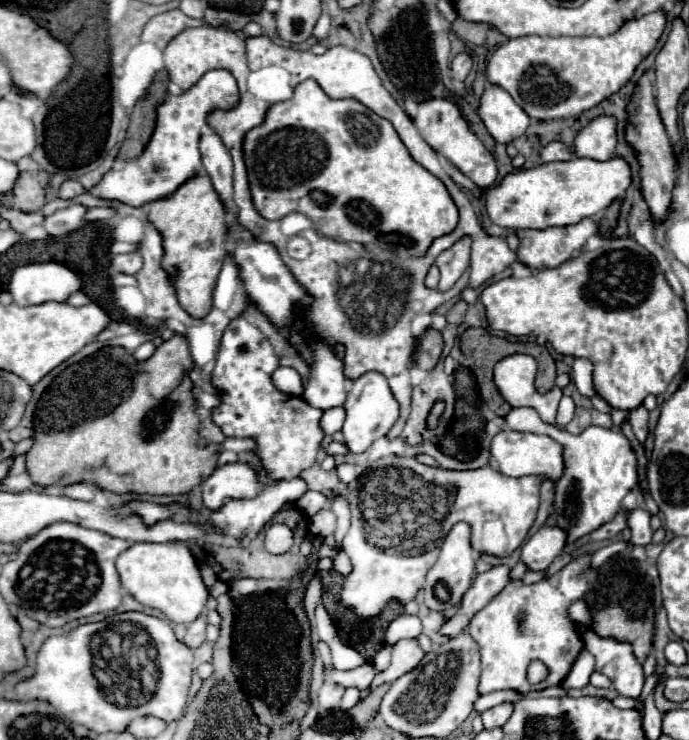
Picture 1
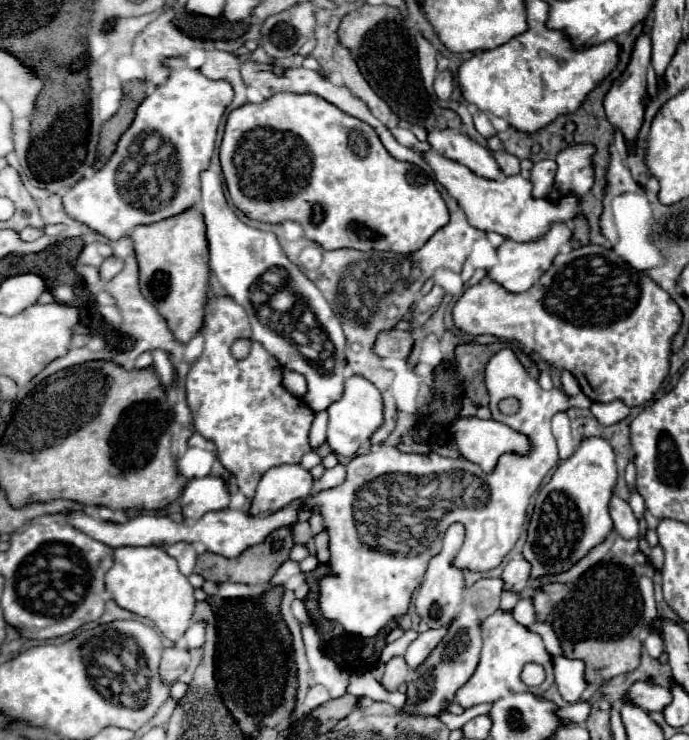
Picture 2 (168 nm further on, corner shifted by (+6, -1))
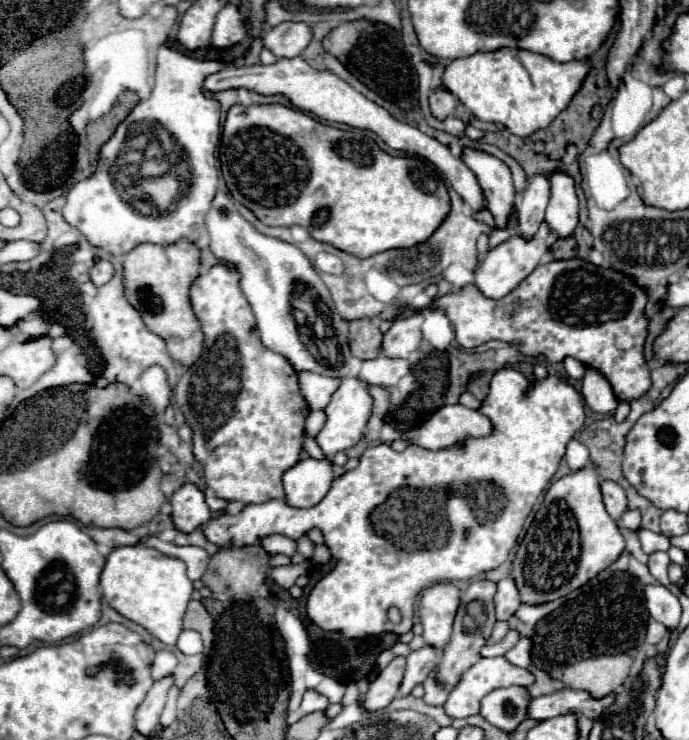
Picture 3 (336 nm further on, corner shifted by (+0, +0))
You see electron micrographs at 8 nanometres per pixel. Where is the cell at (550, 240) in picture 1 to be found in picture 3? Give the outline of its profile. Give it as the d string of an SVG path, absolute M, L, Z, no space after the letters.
M542 223L538 233L530 241L516 235L504 243L500 243L498 247L490 249L488 253L484 253L480 257L480 265L476 269L476 287L490 299L502 299L502 297L506 297L506 293L512 293L544 261L544 257L550 251L550 247L548 247L550 237L552 237L550 227L546 223Z

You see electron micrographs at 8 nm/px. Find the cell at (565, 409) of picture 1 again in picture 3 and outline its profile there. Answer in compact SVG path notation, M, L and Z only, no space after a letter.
M576 437L570 439L568 445L566 445L566 461L568 461L568 465L570 465L572 471L582 469L582 467L588 465L588 461L590 461L588 449L586 449Z

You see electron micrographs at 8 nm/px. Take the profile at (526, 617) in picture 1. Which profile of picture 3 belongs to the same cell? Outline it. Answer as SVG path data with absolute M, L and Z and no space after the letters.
M504 655L500 657L484 657L480 659L476 665L472 665L460 679L460 683L450 691L450 697L444 705L446 713L450 717L468 717L468 715L478 715L478 709L480 709L480 701L486 693L494 691L494 689L500 689L500 687L510 687L510 685L520 685L520 687L530 687L534 685L536 677L534 673L526 671L524 667L518 667L518 665L512 665Z

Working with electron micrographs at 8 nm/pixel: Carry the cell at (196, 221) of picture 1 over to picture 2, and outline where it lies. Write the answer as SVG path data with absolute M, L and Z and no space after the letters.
M188 210L188 214L180 214L180 218L168 218L152 226L136 226L130 238L138 260L138 274L140 274L138 280L142 296L156 306L156 310L166 320L170 332L180 344L190 342L204 324L204 302L208 294L208 272L210 272L208 242L204 242L204 218L200 218L200 210Z

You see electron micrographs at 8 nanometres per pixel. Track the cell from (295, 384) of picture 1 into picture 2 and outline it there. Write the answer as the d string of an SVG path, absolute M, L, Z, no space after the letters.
M286 370L284 372L284 386L290 394L302 398L306 394L306 378L298 372L292 372L292 370Z

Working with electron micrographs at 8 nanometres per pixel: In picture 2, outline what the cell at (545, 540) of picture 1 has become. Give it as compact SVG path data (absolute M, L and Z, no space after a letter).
M520 554L514 556L500 574L500 580L504 582L504 590L520 594L528 588L528 562L524 562Z

